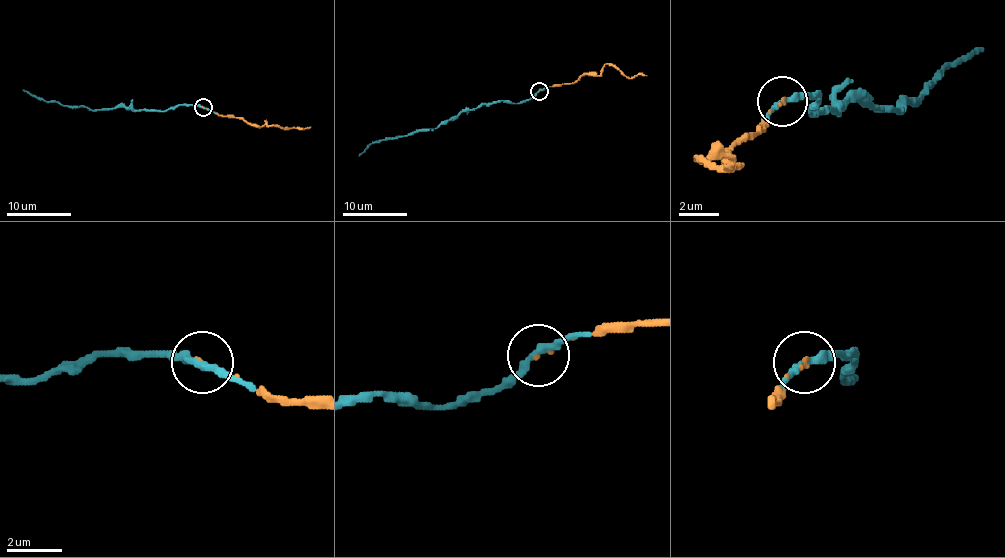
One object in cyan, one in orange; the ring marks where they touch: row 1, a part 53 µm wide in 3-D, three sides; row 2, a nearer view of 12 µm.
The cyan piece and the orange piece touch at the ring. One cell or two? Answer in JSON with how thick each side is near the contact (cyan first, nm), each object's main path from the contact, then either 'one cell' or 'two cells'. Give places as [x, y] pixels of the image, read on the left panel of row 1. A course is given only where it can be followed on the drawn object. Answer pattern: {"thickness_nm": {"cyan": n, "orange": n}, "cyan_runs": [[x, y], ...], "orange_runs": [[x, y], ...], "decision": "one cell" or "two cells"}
{"thickness_nm": {"cyan": 280, "orange": 130}, "cyan_runs": [[203, 107], [92, 110], [37, 99], [22, 89]], "orange_runs": [[203, 107], [219, 115], [239, 117], [247, 123], [263, 126], [310, 126]], "decision": "one cell"}

